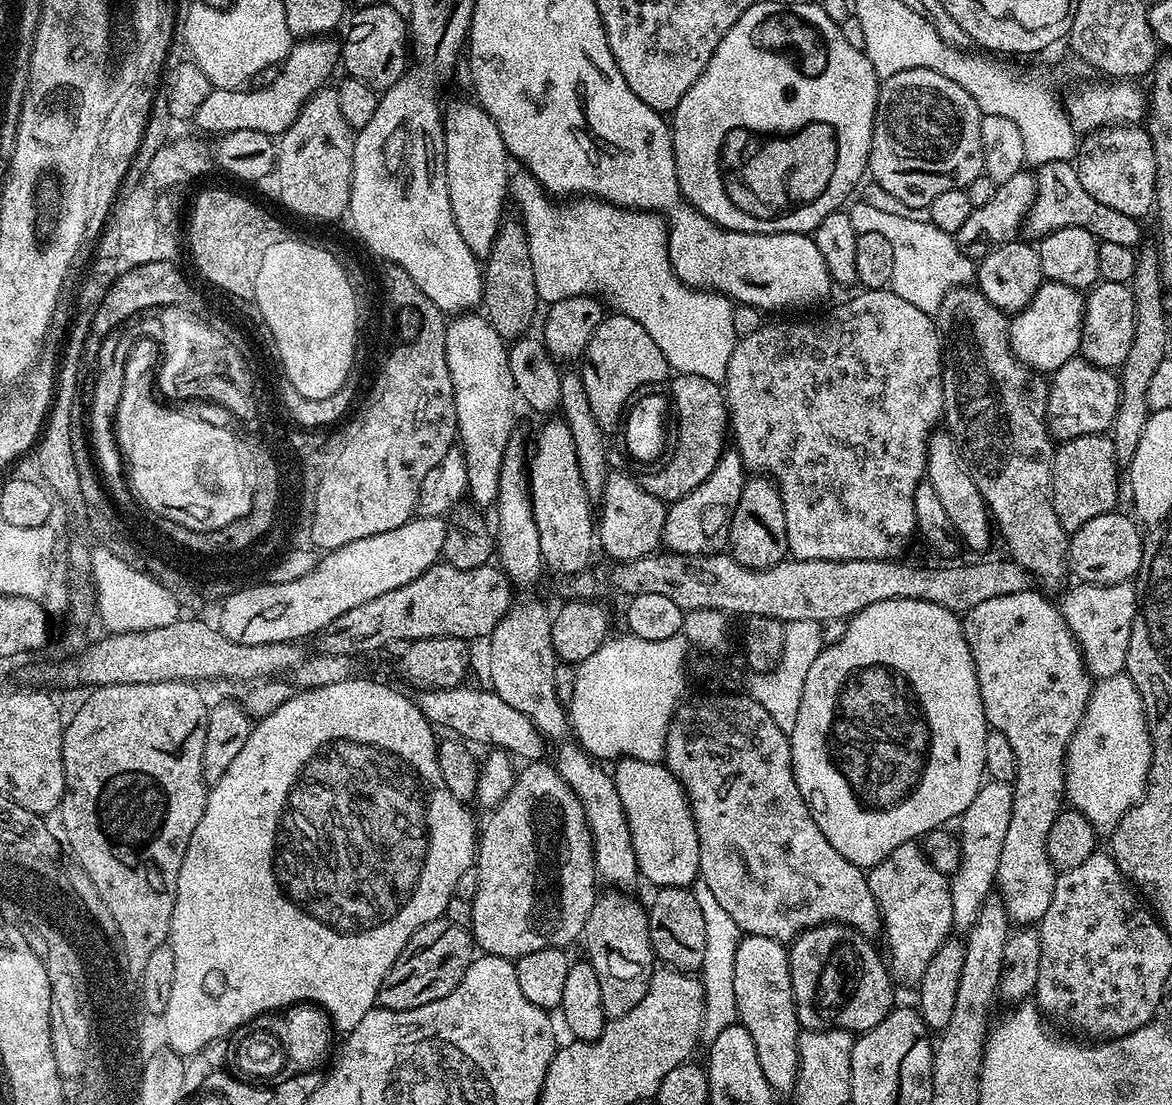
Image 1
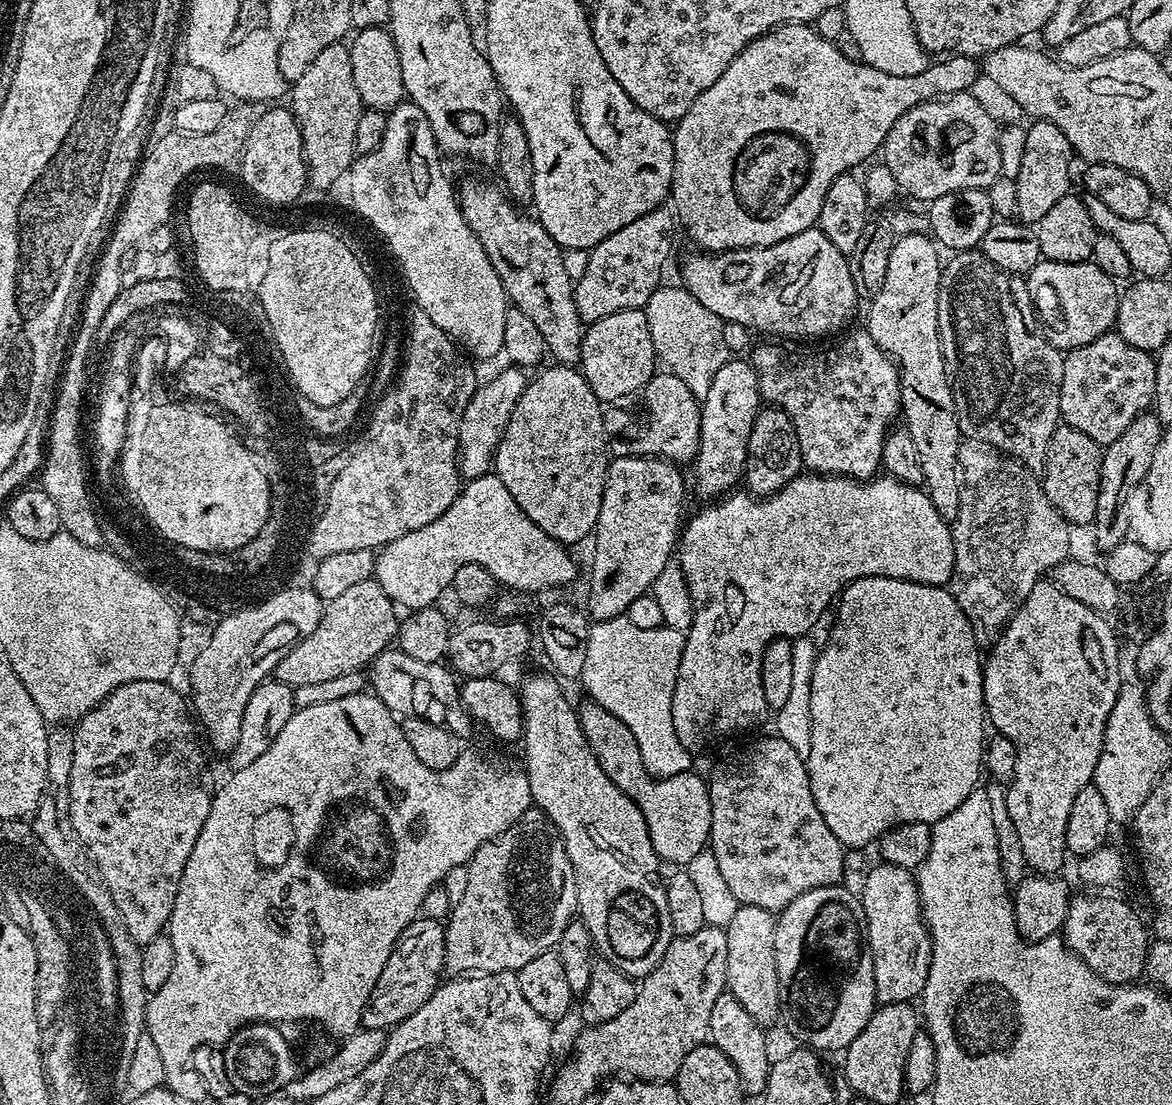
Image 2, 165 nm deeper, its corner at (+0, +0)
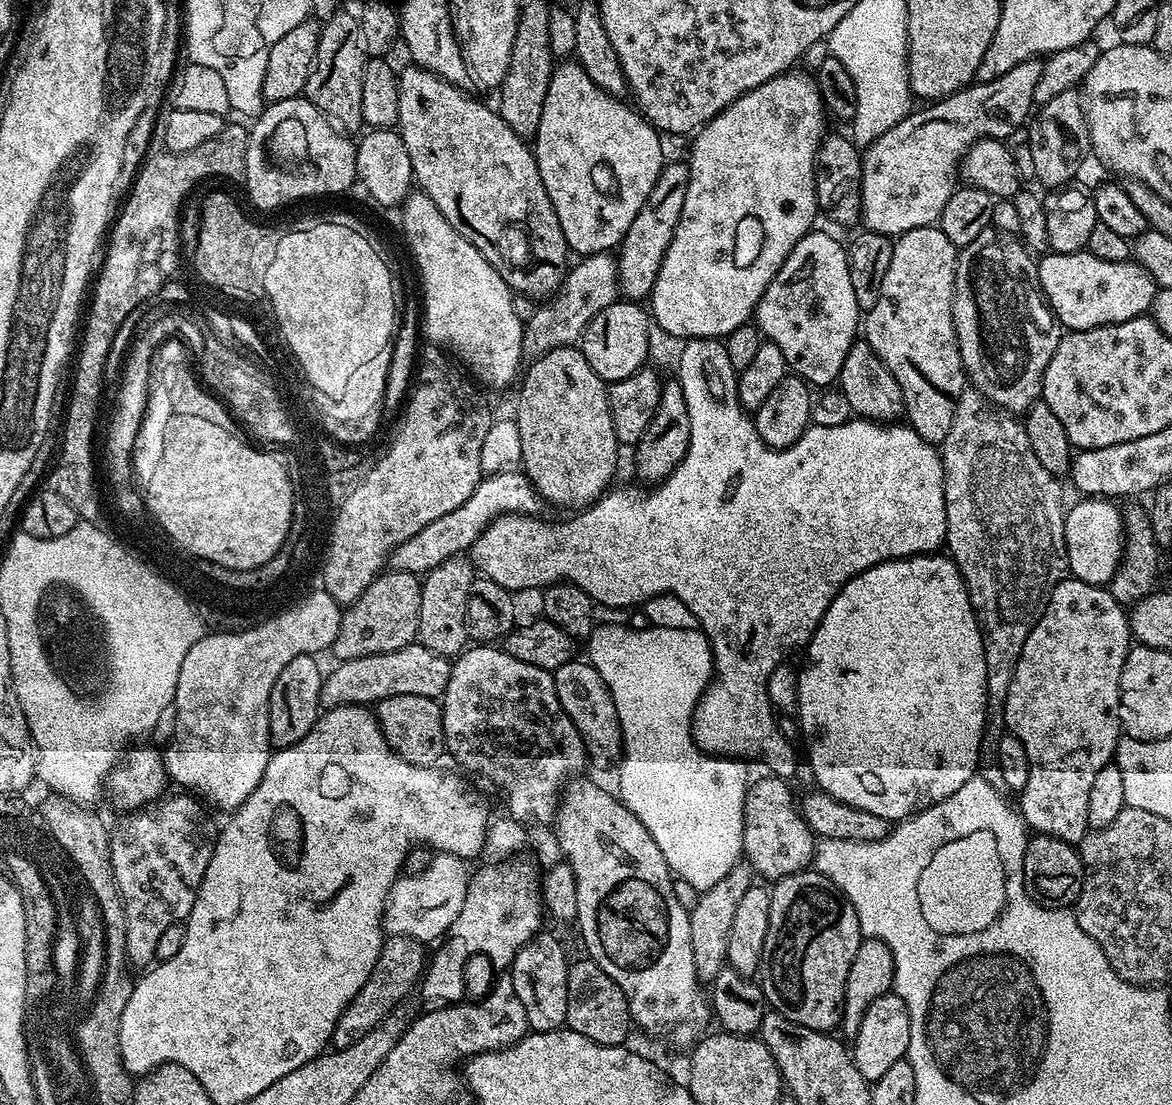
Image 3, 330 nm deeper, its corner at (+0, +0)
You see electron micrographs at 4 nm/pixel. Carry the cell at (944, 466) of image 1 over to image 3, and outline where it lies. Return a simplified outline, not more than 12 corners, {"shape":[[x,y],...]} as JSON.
{"shape":[[895,237],[863,339],[907,423],[944,443],[966,387],[952,313],[958,249]]}

